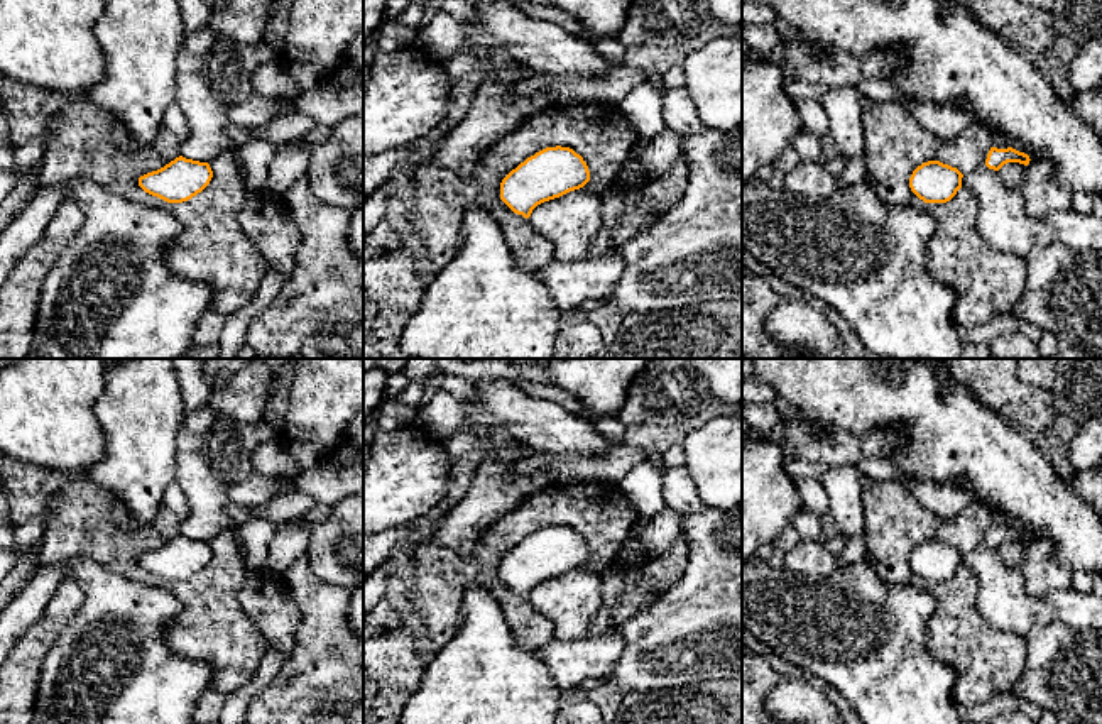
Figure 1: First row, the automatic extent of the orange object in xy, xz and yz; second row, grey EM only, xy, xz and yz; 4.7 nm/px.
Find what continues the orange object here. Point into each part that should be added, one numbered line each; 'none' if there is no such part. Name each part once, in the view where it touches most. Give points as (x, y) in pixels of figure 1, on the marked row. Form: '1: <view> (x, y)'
none

